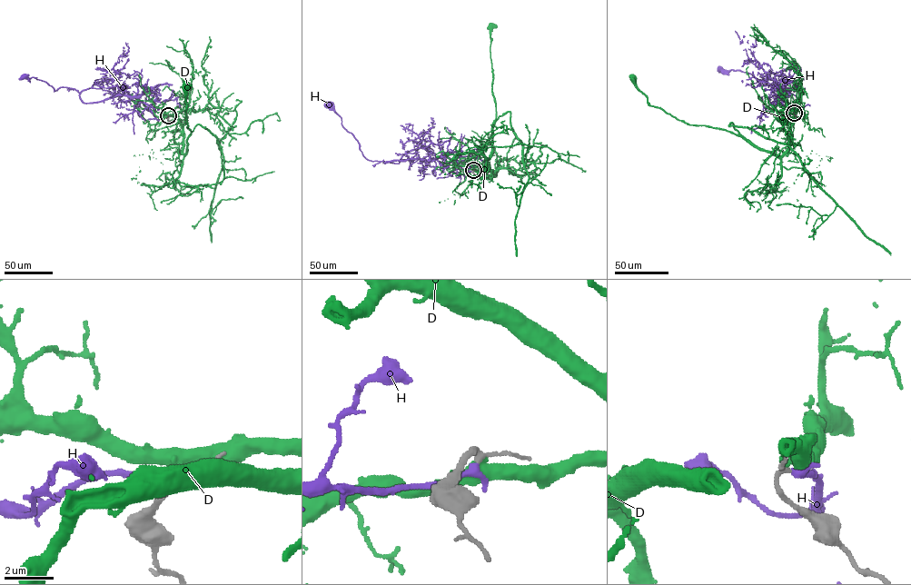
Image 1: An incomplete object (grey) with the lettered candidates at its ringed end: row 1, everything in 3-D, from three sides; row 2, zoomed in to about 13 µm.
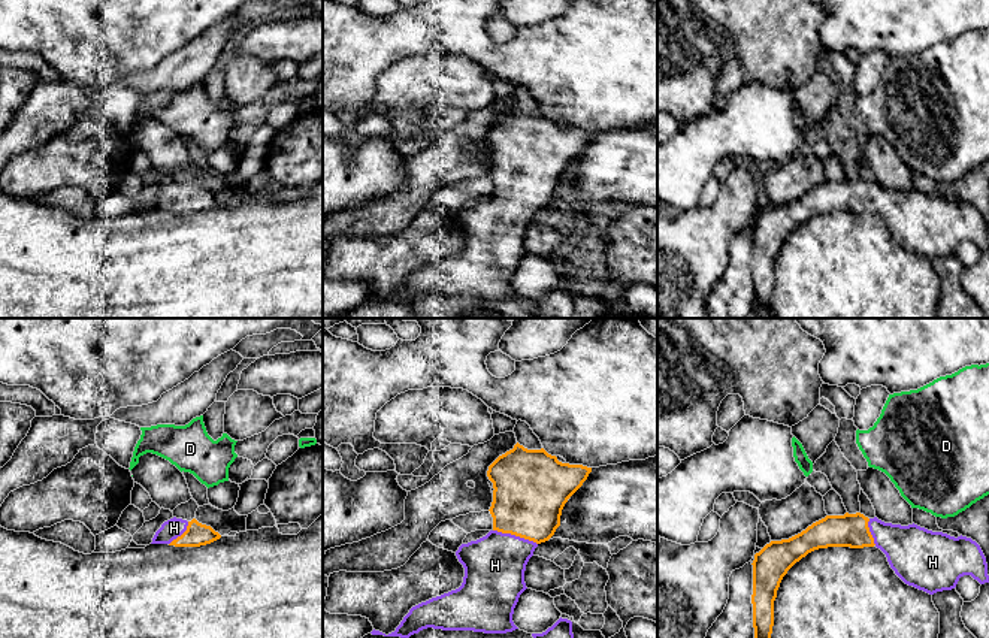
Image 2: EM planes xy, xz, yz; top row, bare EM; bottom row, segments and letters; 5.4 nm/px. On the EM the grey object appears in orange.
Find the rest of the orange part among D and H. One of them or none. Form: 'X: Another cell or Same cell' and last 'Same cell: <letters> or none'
D: Another cell
H: Same cell
Same cell: H

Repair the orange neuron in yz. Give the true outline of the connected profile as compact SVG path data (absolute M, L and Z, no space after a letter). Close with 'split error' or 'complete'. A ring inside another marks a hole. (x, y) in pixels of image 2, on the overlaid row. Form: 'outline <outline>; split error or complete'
outline M861 512L826 515L801 533L771 541L753 560L754 638L771 638L774 601L783 577L808 553L828 547L880 548L908 586L929 595L952 590L964 575L989 583L988 563L980 545L967 536L950 536L917 524L892 524Z; split error

